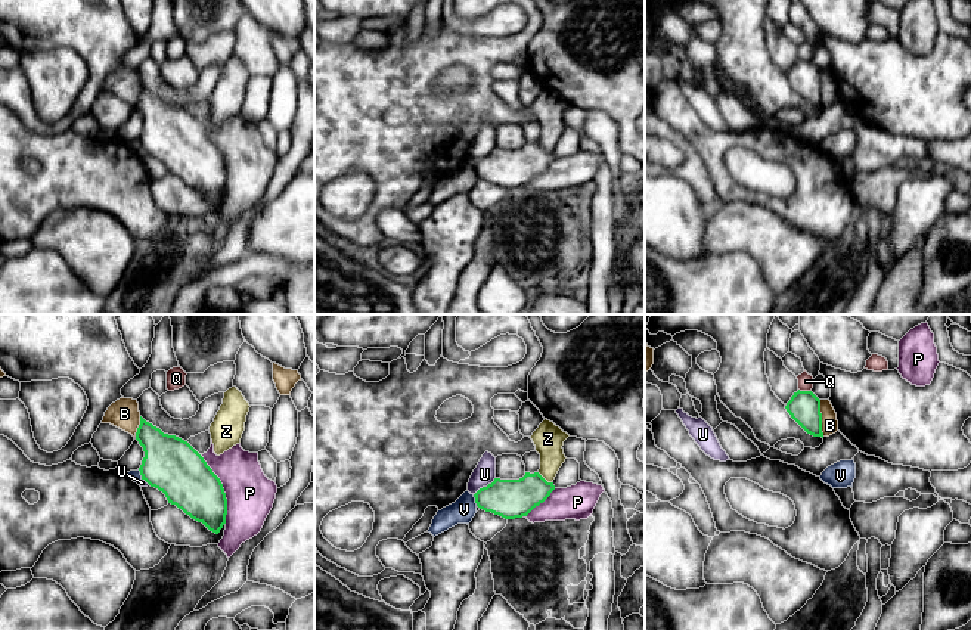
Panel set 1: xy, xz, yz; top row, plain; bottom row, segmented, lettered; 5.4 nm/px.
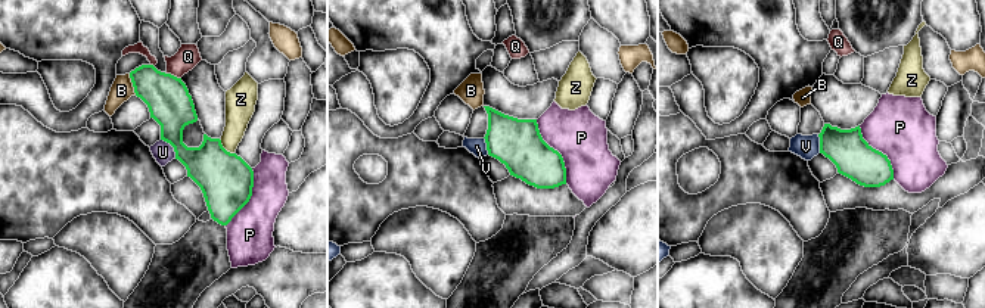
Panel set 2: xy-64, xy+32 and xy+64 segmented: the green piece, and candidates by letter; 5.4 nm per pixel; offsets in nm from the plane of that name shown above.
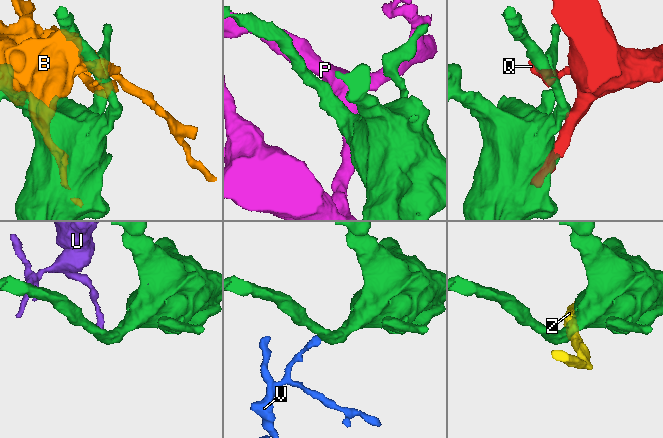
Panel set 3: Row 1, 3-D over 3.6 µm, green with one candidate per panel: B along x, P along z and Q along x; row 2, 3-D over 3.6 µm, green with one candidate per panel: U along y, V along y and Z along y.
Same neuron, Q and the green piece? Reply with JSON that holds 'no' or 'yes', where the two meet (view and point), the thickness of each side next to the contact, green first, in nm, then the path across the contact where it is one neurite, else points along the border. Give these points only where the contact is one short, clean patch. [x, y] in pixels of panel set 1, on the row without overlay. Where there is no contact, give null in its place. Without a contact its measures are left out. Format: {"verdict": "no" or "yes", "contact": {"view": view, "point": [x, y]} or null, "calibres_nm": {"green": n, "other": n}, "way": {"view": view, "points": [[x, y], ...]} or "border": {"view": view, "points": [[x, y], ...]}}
{"verdict": "no", "contact": {"view": "yz", "point": [804, 61]}, "calibres_nm": {"green": 180, "other": 80}}

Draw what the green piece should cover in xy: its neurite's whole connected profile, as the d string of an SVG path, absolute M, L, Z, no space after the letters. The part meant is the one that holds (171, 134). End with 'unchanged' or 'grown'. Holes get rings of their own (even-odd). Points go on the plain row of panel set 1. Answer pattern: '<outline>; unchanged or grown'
M140 86L136 109L145 127L142 149L162 161L192 189L218 204L226 193L227 168L220 148L184 109L164 103Z; unchanged

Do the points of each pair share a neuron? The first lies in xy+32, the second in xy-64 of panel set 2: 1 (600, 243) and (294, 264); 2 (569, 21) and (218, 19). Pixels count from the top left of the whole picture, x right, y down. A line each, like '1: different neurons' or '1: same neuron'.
1: different neurons
2: same neuron

